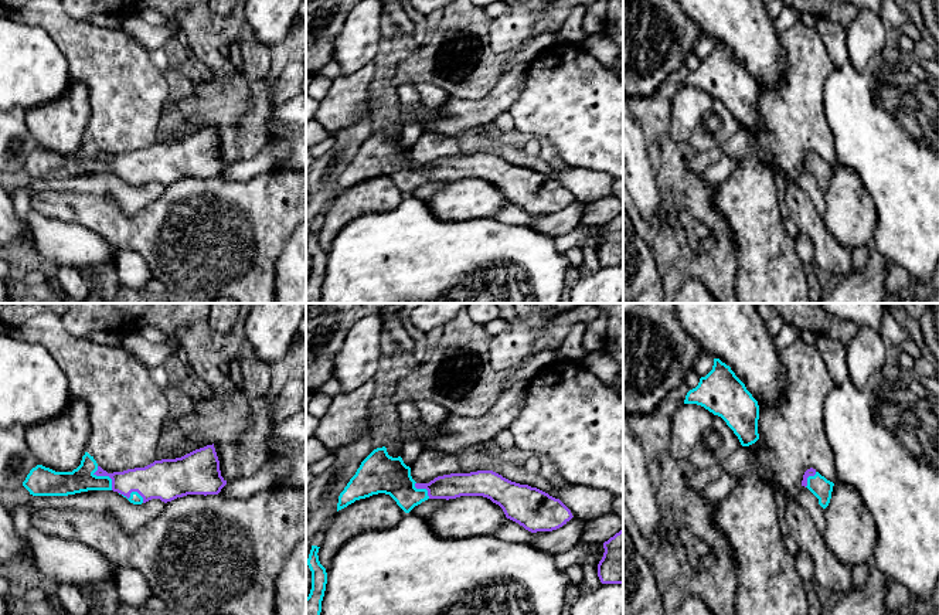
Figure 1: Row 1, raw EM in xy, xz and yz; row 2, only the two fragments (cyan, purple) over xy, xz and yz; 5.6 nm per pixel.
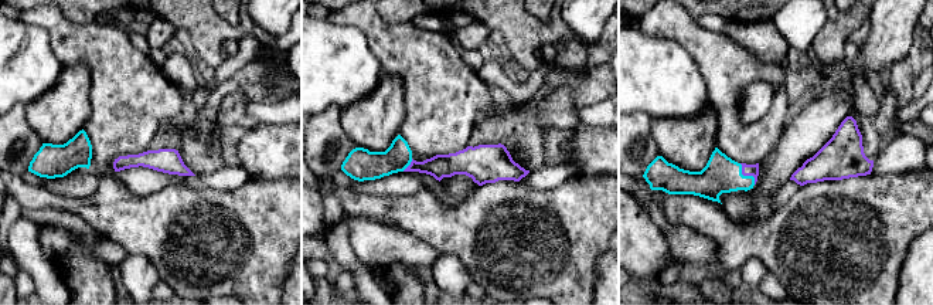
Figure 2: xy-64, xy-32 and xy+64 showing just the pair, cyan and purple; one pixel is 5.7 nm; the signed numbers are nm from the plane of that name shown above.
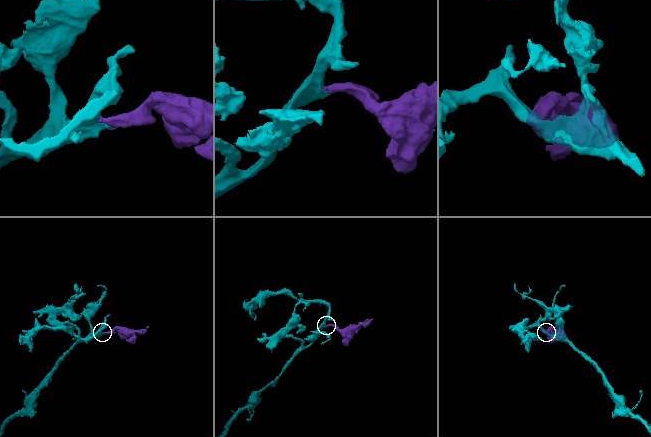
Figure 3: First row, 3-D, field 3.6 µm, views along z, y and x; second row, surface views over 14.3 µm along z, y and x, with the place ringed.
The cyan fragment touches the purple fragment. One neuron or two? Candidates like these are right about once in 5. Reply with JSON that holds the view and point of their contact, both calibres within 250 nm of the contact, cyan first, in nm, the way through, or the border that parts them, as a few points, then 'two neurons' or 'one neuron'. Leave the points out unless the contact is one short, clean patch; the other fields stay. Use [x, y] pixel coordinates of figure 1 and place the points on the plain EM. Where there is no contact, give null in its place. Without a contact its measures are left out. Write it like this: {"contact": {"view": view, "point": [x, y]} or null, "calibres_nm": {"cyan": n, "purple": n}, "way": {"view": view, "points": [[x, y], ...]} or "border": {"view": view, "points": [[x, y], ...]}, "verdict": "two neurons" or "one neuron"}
{"contact": {"view": "xy", "point": [105, 159]}, "calibres_nm": {"cyan": 140, "purple": 170}, "way": {"view": "xy", "points": [[81, 162], [105, 159], [112, 163], [149, 163]]}, "verdict": "one neuron"}

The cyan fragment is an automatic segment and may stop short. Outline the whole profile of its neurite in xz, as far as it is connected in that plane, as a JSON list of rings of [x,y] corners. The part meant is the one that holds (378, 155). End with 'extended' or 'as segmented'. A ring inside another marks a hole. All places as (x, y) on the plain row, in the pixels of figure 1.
[[[385,129],[374,132],[361,145],[338,179],[337,194],[378,176],[389,177],[405,196],[428,181],[483,179],[499,187],[507,201],[531,215],[557,213],[574,200],[559,181],[493,153],[450,156],[429,166],[416,166],[411,150],[401,139],[389,139]]] | extended

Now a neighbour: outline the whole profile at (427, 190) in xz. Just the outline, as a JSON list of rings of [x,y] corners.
[[[428,181],[421,187],[415,188],[409,196],[426,201],[445,186],[446,181]]]

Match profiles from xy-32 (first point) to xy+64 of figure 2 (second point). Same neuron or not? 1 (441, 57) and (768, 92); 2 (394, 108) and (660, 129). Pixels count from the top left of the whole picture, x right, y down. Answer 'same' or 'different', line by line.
1: different
2: same

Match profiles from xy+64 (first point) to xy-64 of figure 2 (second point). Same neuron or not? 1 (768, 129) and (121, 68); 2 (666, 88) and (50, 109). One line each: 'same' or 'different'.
1: same
2: different

